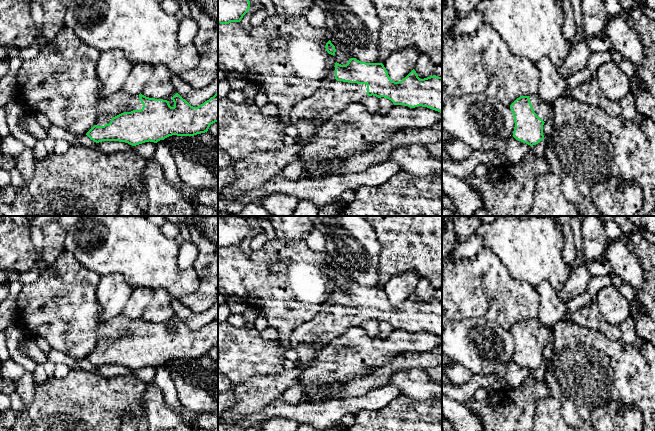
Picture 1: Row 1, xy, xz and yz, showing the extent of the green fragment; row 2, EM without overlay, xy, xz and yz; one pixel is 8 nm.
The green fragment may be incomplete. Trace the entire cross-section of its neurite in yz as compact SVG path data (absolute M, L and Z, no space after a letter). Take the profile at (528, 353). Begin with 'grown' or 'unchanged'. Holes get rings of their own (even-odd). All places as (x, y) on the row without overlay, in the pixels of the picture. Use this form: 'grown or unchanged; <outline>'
grown; M537 318L520 320L511 329L515 351L513 361L530 370L544 362L543 349L548 344L552 329L544 326Z

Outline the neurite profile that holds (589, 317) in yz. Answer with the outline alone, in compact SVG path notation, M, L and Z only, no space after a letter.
M595 300L587 303L578 311L568 315L571 321L583 328L596 330L611 340L619 340L622 331L619 326L611 325L604 320Z

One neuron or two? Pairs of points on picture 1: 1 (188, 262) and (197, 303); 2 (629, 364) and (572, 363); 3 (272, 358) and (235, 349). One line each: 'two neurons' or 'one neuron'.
1: two neurons
2: one neuron
3: one neuron

